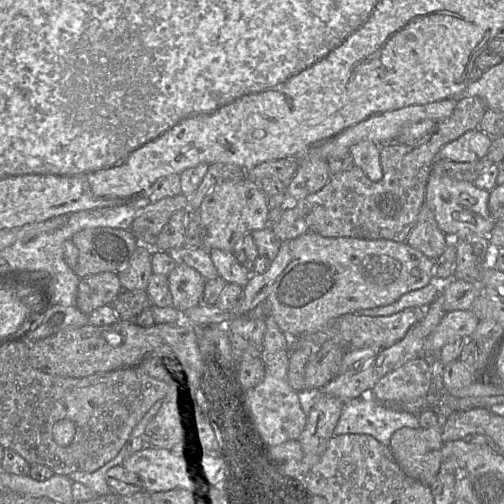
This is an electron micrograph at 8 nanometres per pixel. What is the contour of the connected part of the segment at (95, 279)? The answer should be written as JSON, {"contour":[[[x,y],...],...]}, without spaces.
{"contour":[[[102,272],[80,278],[76,307],[89,315],[101,306],[111,305],[121,291],[116,272]]]}

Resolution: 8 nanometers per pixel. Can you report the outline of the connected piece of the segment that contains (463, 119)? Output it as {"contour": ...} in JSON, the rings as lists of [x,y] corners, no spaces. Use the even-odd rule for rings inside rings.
{"contour":[[[478,96],[464,97],[458,100],[453,113],[435,128],[413,144],[397,142],[380,146],[380,163],[383,176],[379,181],[370,180],[364,171],[354,165],[350,169],[330,175],[325,186],[319,191],[309,194],[294,203],[304,216],[309,231],[324,237],[354,237],[360,239],[389,239],[406,242],[410,231],[415,225],[421,206],[425,201],[425,191],[432,165],[438,158],[440,149],[447,143],[459,138],[469,130],[479,128],[479,124],[487,111],[486,102]]]}

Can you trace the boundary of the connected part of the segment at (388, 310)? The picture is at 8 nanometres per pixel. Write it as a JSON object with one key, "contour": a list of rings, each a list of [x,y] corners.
{"contour":[[[432,280],[423,288],[402,295],[392,304],[356,311],[354,314],[366,316],[389,316],[409,307],[427,307],[438,296],[440,283]]]}

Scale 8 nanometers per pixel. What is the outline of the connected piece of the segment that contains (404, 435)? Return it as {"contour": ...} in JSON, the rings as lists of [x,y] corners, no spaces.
{"contour":[[[442,423],[424,429],[402,427],[391,436],[389,449],[403,472],[430,486],[441,465]]]}

